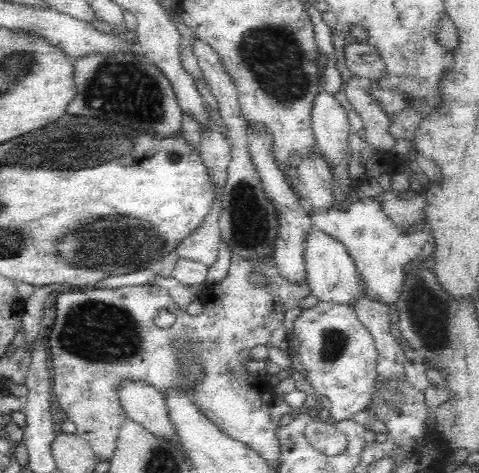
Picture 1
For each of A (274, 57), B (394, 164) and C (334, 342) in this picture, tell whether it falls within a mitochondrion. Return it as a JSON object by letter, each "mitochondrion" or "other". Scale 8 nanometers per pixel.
{"A":"mitochondrion","B":"other","C":"mitochondrion"}

